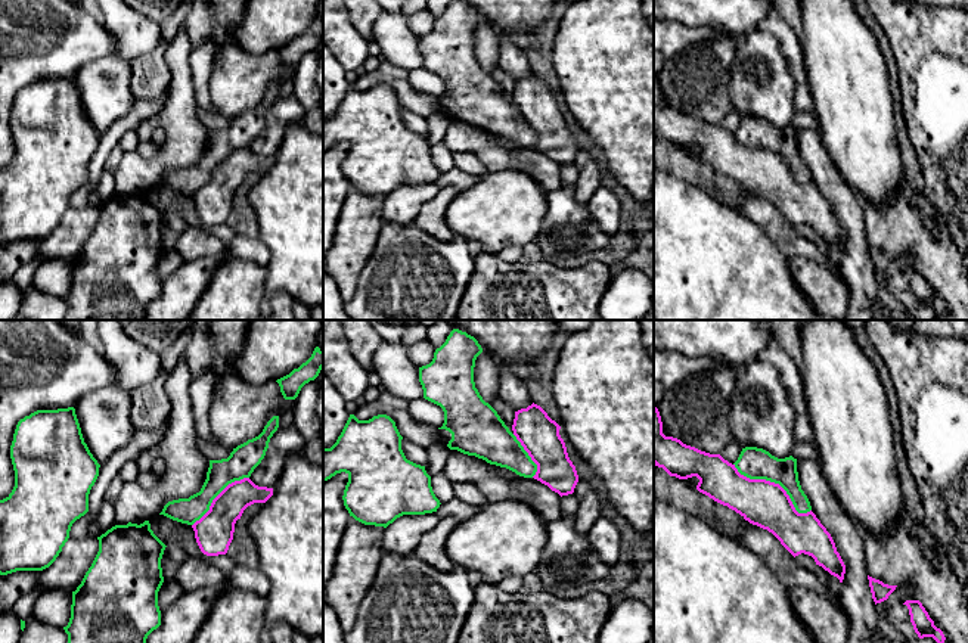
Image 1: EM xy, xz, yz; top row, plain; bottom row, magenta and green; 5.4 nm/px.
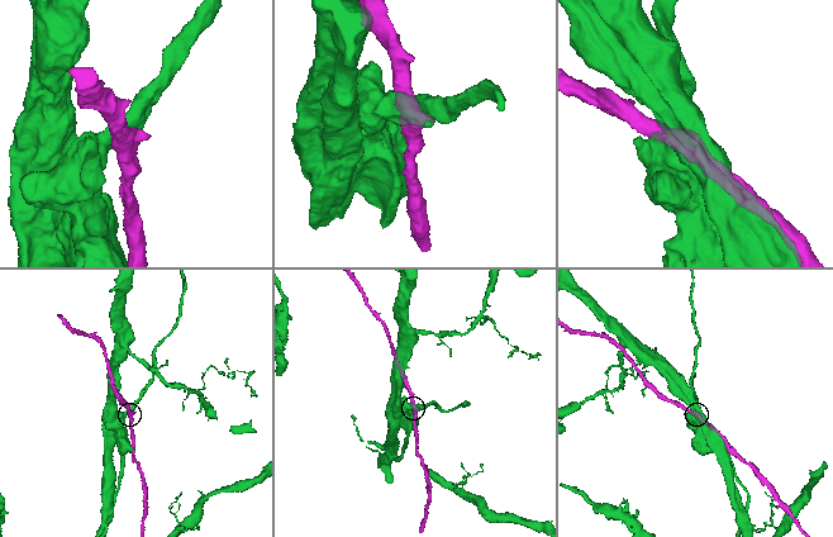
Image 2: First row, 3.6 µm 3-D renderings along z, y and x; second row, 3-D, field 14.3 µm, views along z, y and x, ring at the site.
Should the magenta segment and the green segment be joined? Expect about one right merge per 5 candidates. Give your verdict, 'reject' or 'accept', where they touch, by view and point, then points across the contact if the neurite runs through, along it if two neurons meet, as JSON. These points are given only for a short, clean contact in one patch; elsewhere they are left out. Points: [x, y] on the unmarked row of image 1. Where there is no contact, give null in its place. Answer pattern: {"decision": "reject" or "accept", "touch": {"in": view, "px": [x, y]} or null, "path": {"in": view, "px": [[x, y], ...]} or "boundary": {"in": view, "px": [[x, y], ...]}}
{"decision": "reject", "touch": {"in": "yz", "px": [773, 152]}}

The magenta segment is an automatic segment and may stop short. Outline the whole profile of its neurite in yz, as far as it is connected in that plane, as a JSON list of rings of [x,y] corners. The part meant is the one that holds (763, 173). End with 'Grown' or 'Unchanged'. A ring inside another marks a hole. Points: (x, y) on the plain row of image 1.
[[[655,75],[654,134],[679,149],[696,146],[699,162],[772,202],[794,227],[801,223],[812,226],[816,234],[843,252],[846,234],[831,204],[812,180],[798,183],[779,153],[750,149],[720,124],[710,124],[666,106]]]. Unchanged

